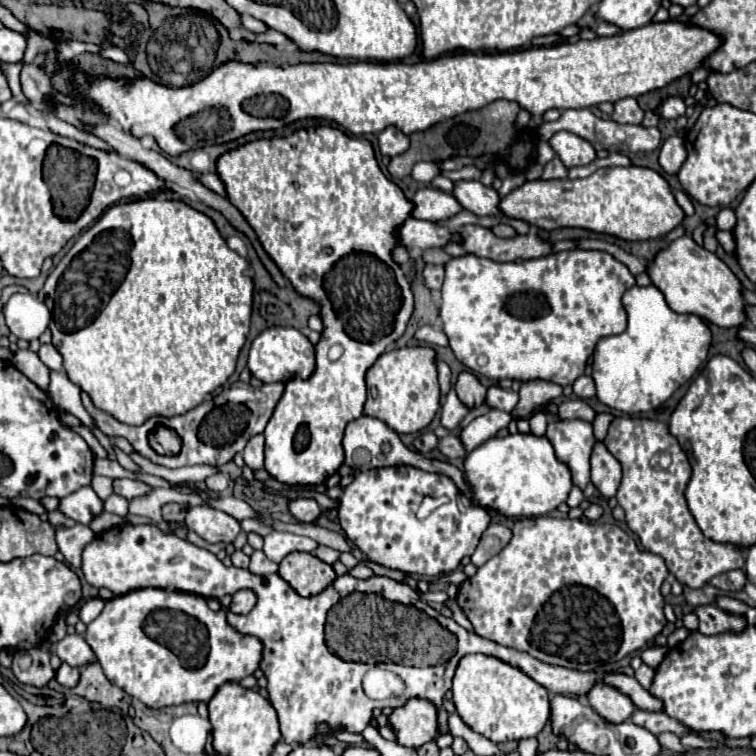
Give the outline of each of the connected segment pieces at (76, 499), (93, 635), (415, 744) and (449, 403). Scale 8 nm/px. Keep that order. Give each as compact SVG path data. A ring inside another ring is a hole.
M83 486L77 492L61 498L59 510L79 524L89 524L103 512L103 500L93 492L91 486Z
M141 588L123 596L113 596L105 602L103 612L87 624L85 640L97 654L105 676L149 708L209 702L221 684L239 682L241 678L255 674L263 650L257 638L239 634L227 624L225 610L209 610L203 596L163 588Z
M411 698L395 708L393 714L387 716L395 732L395 742L407 748L419 748L427 742L435 742L440 749L451 746L453 734L439 730L437 712L437 706L425 698Z
M451 388L447 394L447 400L441 408L441 424L445 428L455 428L467 416L467 412L469 412L469 408L461 404L461 400L455 394L455 388Z

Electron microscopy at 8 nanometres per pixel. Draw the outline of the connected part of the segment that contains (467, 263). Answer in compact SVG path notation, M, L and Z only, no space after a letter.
M567 250L521 262L493 262L473 254L451 258L445 264L443 302L439 316L455 358L473 374L489 380L549 380L559 386L573 384L587 366L595 344L605 334L621 334L627 314L621 296L635 284L625 264L607 252Z

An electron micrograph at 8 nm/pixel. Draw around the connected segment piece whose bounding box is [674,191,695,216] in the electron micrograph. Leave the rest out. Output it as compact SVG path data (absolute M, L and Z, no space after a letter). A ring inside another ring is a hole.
M675 191L675 198L679 206L683 209L687 216L691 216L694 214L694 206L688 197L688 195L684 191Z

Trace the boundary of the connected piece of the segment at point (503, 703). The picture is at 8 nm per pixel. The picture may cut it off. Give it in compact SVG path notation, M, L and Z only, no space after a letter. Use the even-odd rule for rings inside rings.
M485 654L461 658L453 678L453 704L461 720L491 742L519 742L537 736L549 720L549 692L521 670Z

